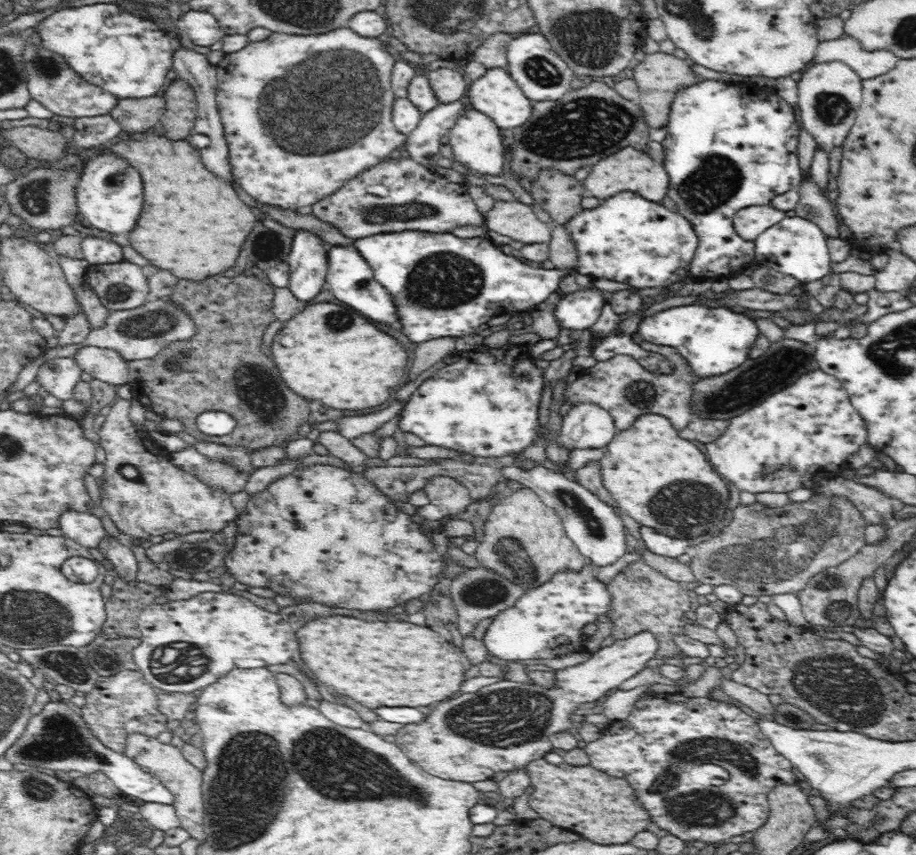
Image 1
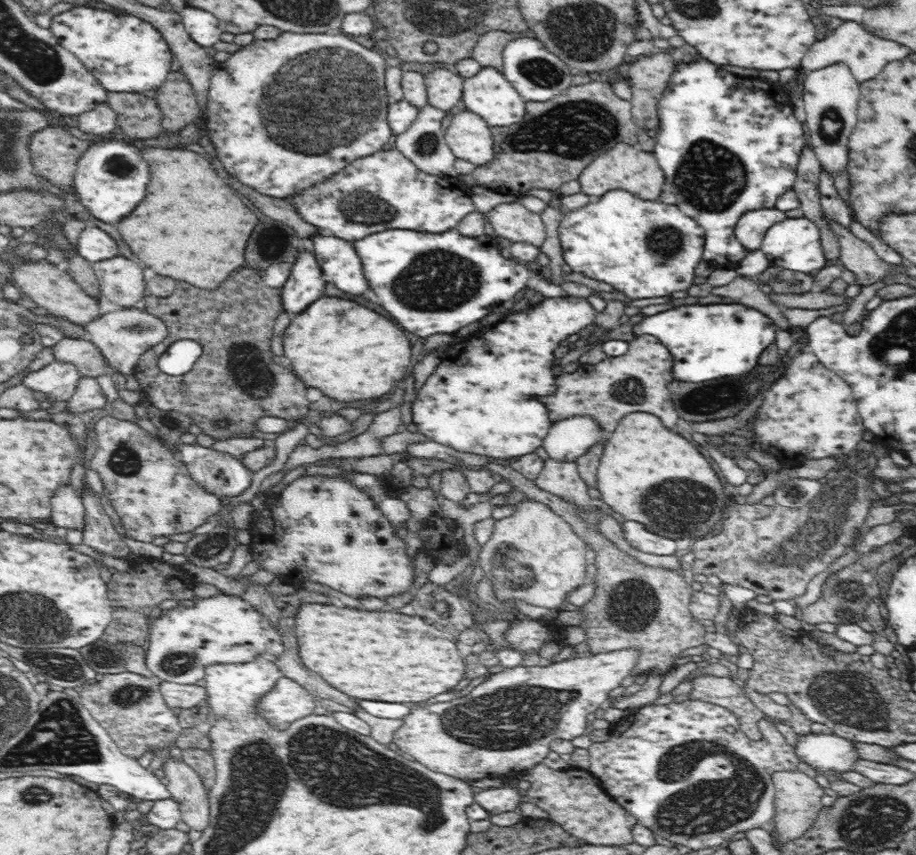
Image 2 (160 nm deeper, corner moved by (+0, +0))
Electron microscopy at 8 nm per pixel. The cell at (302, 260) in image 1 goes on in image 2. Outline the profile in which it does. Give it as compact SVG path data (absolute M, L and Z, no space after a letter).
M301 248L296 252L290 276L282 289L282 309L294 319L324 296L327 284L315 254Z

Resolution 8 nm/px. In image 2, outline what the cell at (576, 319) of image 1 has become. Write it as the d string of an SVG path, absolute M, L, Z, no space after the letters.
M545 298L532 308L508 314L496 326L474 334L476 338L446 346L441 355L442 363L422 385L411 406L418 432L422 432L429 441L444 444L454 450L491 458L513 460L543 447L543 440L554 423L549 418L546 405L541 401L557 390L556 377L552 372L554 350L569 336L595 324L596 316L597 311L590 305L588 298Z

